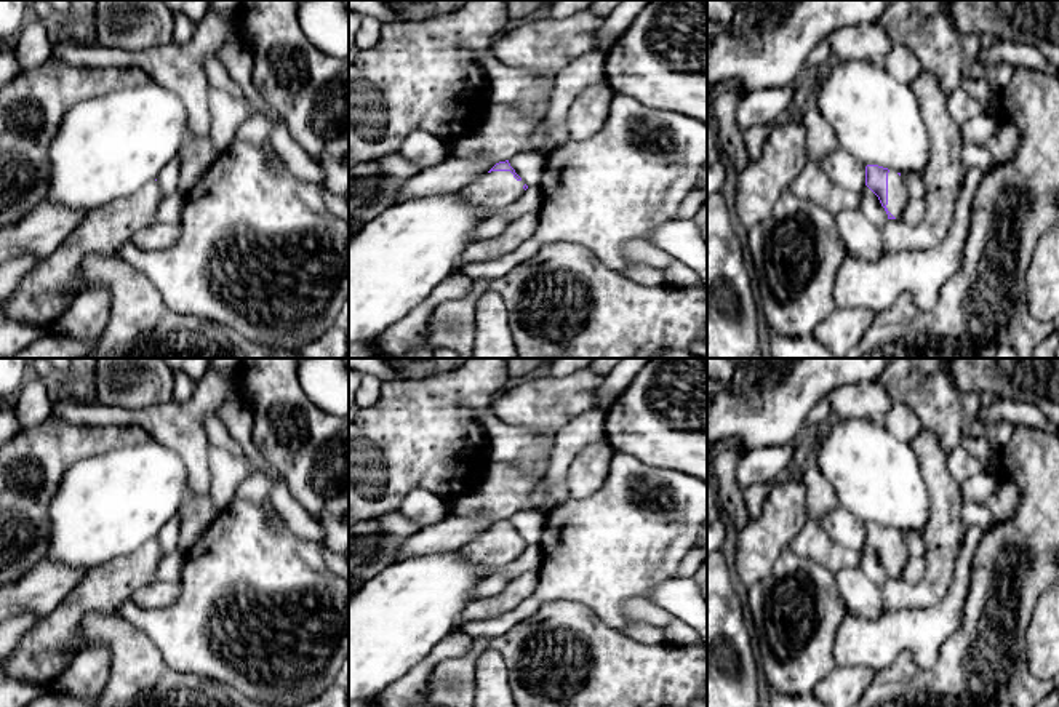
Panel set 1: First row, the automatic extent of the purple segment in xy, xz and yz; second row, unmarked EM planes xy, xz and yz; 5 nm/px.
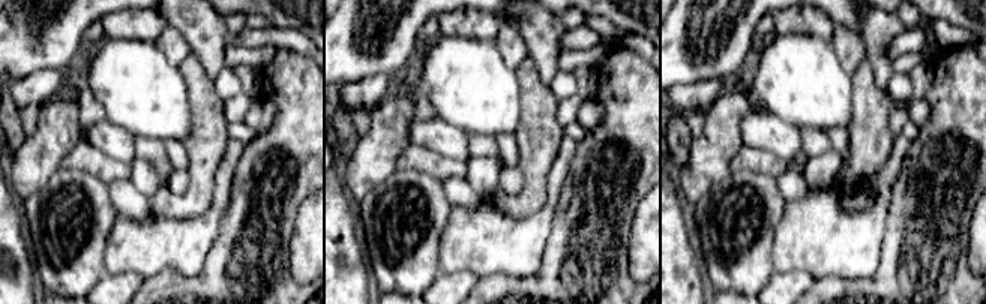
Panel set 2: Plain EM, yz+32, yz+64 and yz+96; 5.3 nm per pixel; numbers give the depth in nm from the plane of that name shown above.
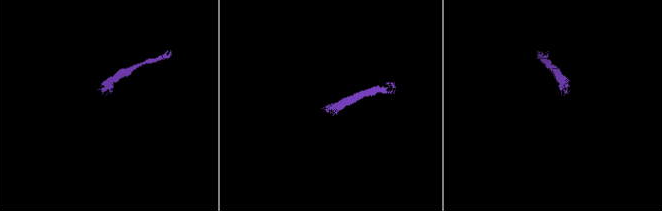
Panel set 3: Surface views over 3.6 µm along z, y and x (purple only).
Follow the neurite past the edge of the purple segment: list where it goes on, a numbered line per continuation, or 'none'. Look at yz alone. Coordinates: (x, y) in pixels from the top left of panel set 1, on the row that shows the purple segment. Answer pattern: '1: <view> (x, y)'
1: yz (898, 197)

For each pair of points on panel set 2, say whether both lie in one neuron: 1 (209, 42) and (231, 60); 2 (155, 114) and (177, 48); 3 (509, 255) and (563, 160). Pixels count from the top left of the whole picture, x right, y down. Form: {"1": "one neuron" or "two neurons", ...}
{"1": "two neurons", "2": "two neurons", "3": "one neuron"}

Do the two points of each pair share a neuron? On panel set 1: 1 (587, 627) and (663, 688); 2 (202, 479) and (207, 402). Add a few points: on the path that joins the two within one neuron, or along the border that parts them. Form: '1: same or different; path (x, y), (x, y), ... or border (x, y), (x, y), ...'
1: same; path (607, 647), (639, 679), (643, 679)
2: same; path (197, 459), (194, 451), (194, 421)

